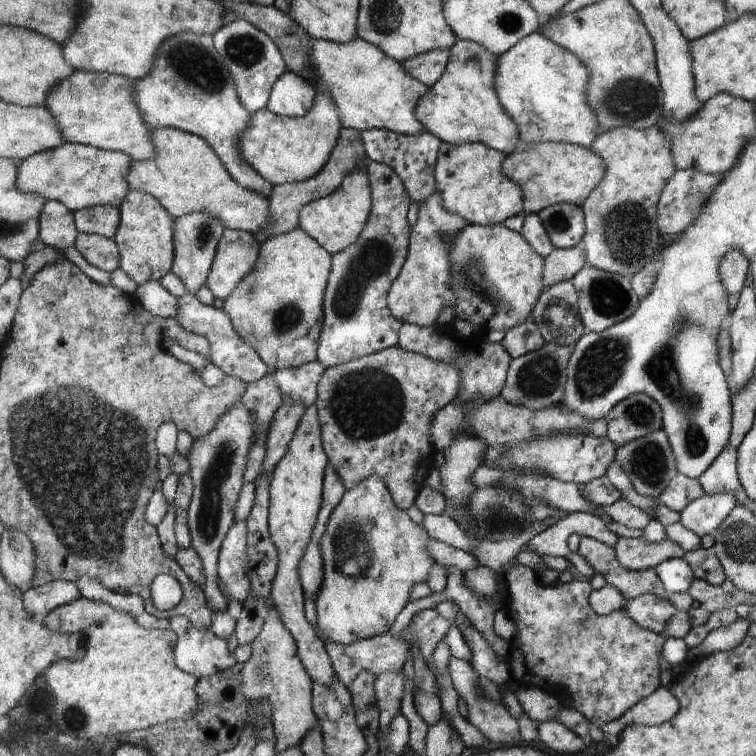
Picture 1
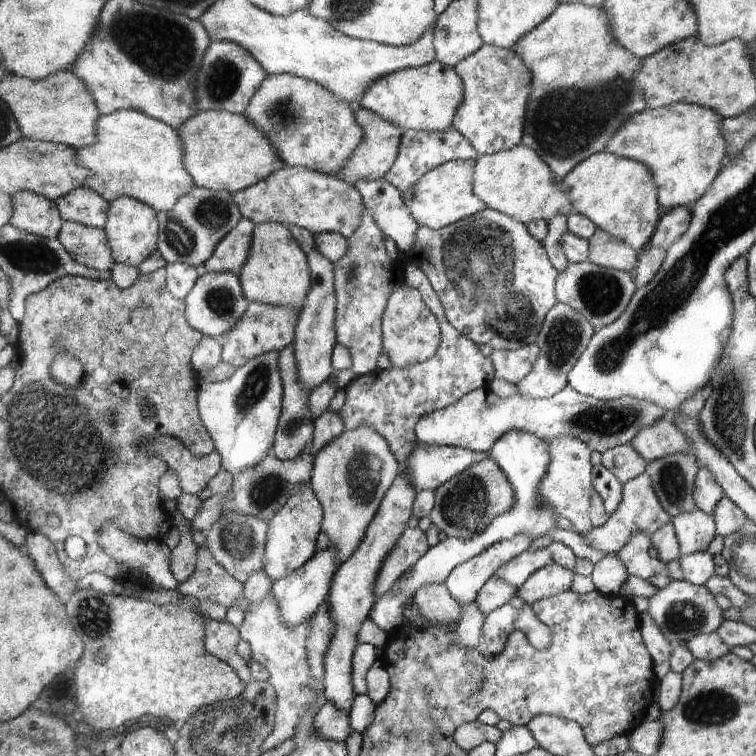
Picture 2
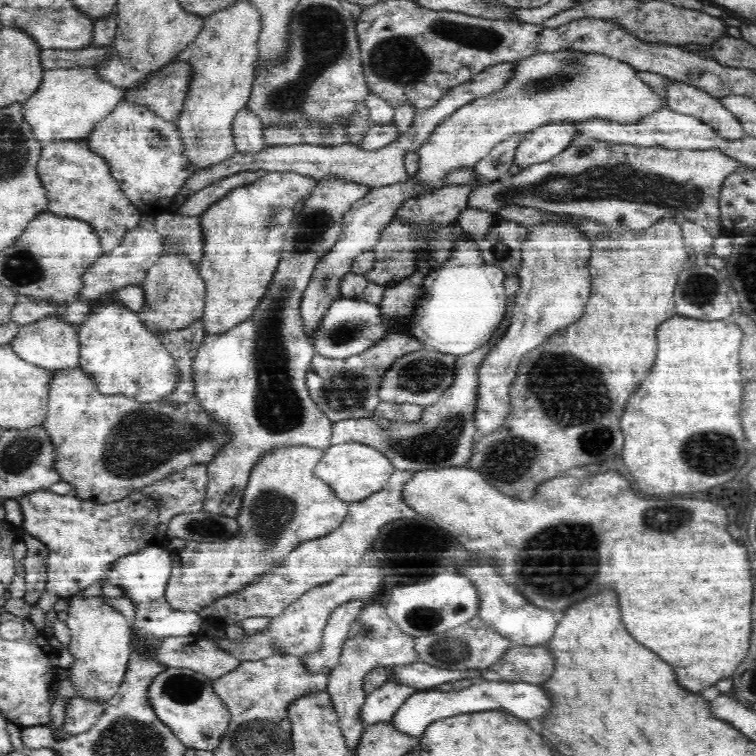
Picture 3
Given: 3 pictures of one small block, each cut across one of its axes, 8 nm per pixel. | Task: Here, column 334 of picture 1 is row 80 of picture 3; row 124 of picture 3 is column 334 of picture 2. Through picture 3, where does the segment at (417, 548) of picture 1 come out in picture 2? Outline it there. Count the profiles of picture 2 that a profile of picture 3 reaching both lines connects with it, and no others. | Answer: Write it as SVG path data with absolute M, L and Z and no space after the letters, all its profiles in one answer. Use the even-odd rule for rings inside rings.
M360 425L354 430L344 431L339 437L325 444L314 456L316 464L313 466L312 480L309 486L324 507L324 520L322 528L332 545L339 550L341 560L345 561L357 550L357 546L365 537L365 534L385 498L385 494L392 488L398 473L402 472L402 466L397 461L396 455L389 448L389 443L377 430L371 426Z

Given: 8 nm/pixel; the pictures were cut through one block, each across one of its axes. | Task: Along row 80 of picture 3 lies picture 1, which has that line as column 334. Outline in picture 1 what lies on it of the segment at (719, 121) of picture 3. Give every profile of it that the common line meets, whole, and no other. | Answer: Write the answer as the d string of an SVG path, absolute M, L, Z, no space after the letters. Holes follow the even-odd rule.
M311 405L302 414L300 428L290 442L289 451L274 466L270 487L268 488L269 516L268 529L276 550L278 550L277 574L272 584L269 602L278 610L278 614L289 628L297 642L301 662L312 680L325 683L334 680L334 663L325 650L325 643L320 639L312 624L304 618L304 592L300 580L300 565L312 541L314 526L324 501L325 472L328 469L328 456L325 454L324 441L321 439L320 416L316 406Z

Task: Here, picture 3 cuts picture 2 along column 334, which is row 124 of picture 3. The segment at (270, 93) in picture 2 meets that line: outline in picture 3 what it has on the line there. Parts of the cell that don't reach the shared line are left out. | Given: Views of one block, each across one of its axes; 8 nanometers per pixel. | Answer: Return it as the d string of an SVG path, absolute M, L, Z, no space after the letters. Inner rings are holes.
M122 100L107 118L98 122L90 136L85 139L88 149L103 158L110 165L112 177L119 183L119 188L137 207L142 215L156 218L159 214L169 214L173 211L178 193L184 184L198 171L196 166L186 160L186 153L182 148L182 137L179 136L176 123L162 119L160 115L152 113L142 104L132 105Z

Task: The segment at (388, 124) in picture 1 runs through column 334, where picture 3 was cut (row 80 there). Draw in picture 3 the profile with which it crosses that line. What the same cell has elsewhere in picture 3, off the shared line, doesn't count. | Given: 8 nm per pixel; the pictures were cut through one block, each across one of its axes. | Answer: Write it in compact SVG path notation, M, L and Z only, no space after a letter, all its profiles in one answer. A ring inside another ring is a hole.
M90 67L45 70L38 91L22 105L23 119L42 148L60 141L82 142L98 122L115 110L124 93L110 82L104 82Z

